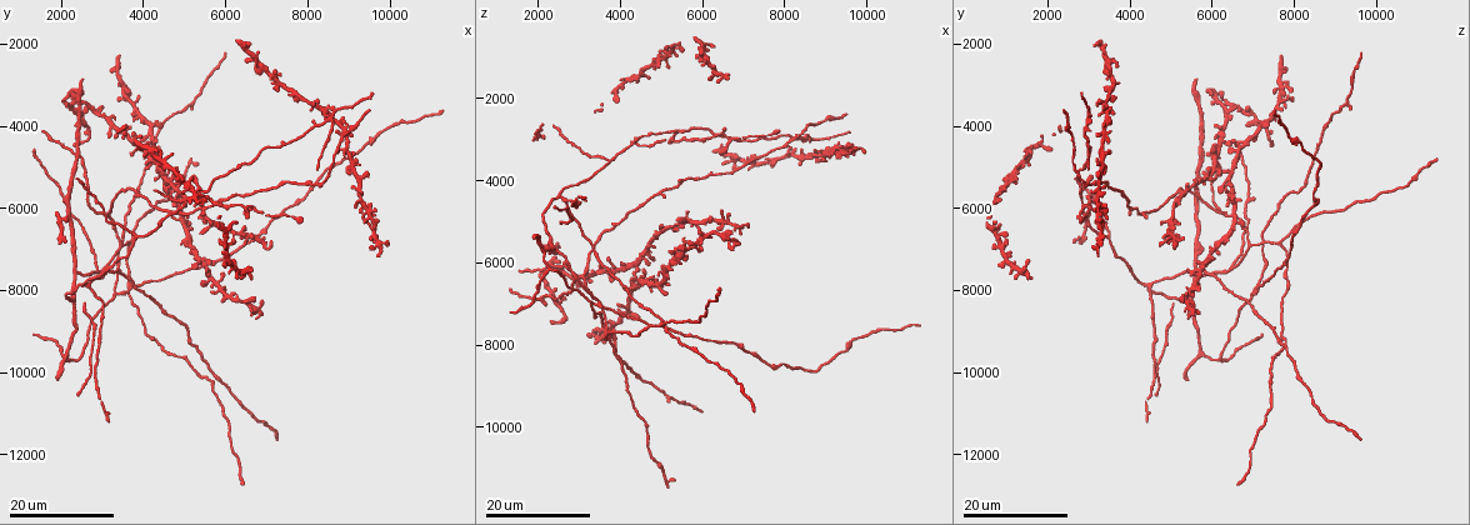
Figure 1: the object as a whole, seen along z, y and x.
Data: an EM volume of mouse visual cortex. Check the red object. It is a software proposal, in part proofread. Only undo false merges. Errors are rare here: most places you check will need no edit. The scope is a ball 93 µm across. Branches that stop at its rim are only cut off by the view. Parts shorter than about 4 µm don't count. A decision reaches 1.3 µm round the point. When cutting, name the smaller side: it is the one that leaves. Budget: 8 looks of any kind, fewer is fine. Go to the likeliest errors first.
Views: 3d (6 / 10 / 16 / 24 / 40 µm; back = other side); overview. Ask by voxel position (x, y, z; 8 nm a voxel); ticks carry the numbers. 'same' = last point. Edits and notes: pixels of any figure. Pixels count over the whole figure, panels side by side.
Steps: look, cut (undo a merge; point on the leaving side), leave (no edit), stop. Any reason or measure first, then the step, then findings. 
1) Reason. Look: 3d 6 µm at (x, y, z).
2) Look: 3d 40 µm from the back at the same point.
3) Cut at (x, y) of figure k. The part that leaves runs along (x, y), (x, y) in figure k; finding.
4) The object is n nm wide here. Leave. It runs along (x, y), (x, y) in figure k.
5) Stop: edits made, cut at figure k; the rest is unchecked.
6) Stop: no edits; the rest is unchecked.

Branch point. Look: 3d 16 µm at (3450, 6950, 6950).

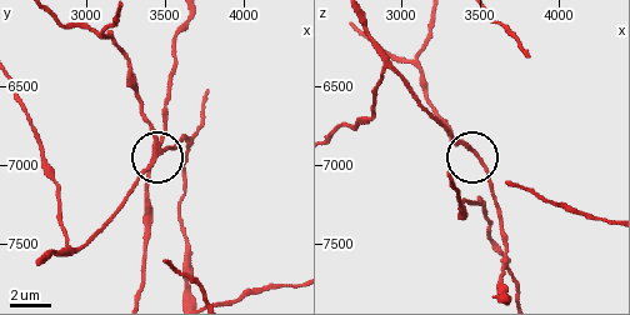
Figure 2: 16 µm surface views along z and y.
Look: 3d 6 µm at (3500, 6900, 6940).

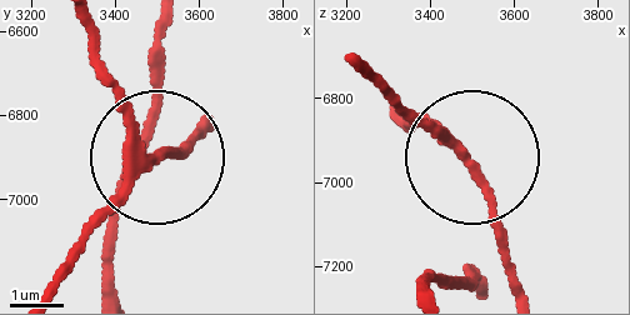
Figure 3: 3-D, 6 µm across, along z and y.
Leave. It runs along (368, 66), (461, 146), (511, 276) in figure 3; continuous, no second cell.

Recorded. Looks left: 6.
Three-way junction. Look: 3d 24 µm at (8550, 3750, 2950).

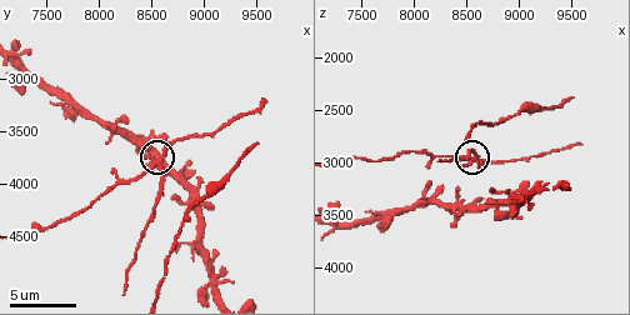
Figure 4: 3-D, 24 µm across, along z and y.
Look: 3d 10 µm at (8540, 3800, 3000).

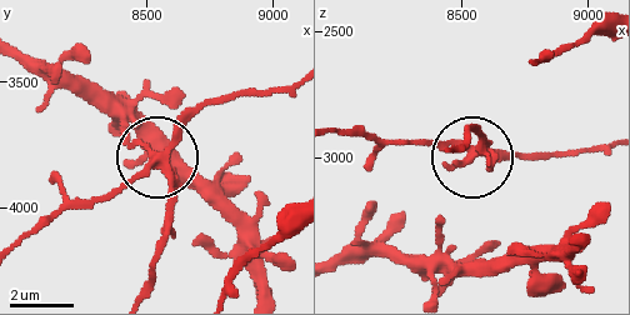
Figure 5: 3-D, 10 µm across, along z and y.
The object is 220 nm wide here. Cut at (169, 204) of figure 5. The part that leaves runs along (163, 165), (171, 226), (150, 291) in figure 5; two cells meet here.

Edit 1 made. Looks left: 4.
Look: overview.

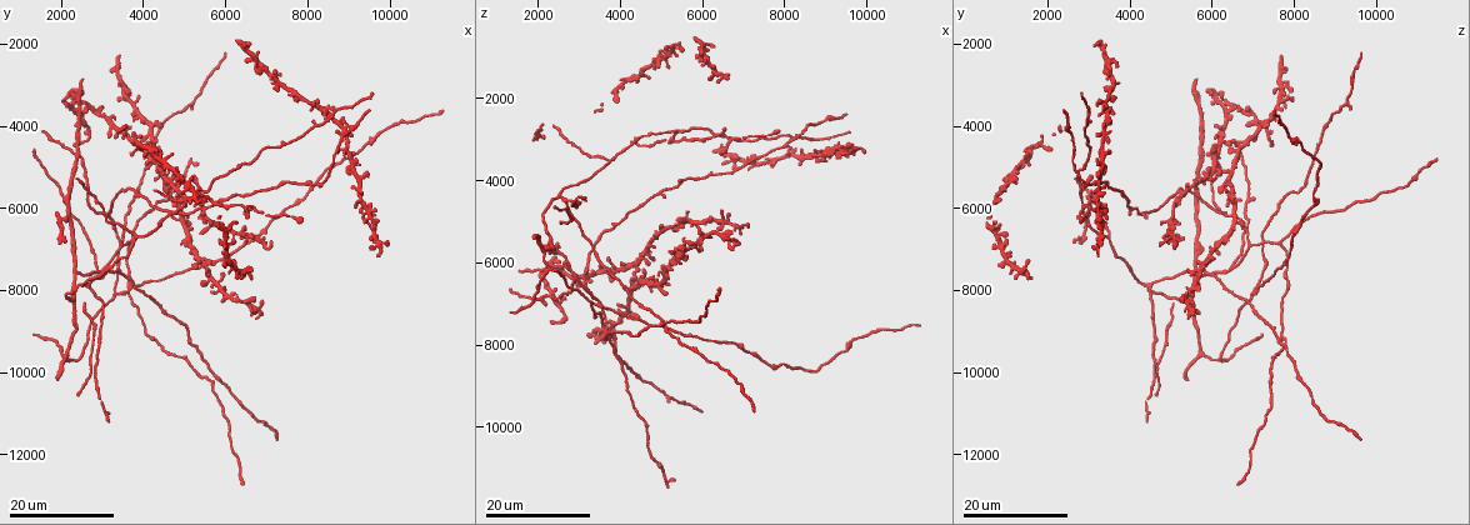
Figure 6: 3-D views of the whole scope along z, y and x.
Look: 3d 24 µm at (2850, 9900, 4600).

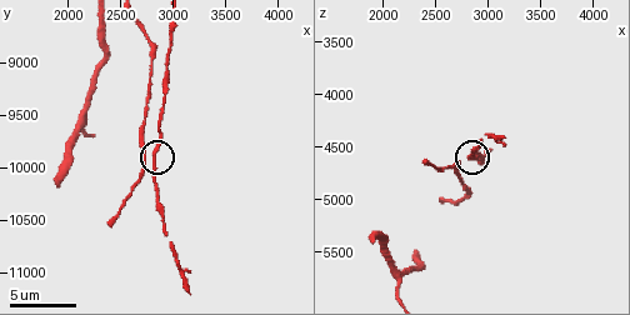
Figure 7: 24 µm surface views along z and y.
Look: 3d 10 µm at the same point.

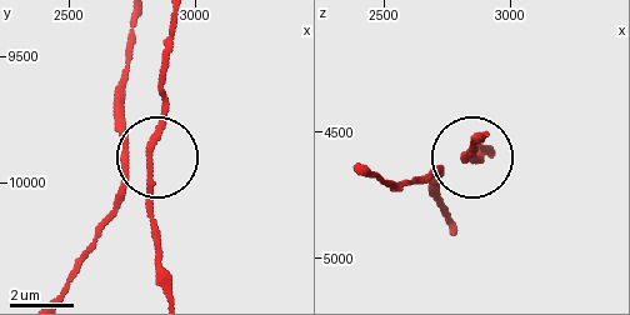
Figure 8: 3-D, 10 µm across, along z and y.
Closer look. Look: 3d 6 µm at the same point.

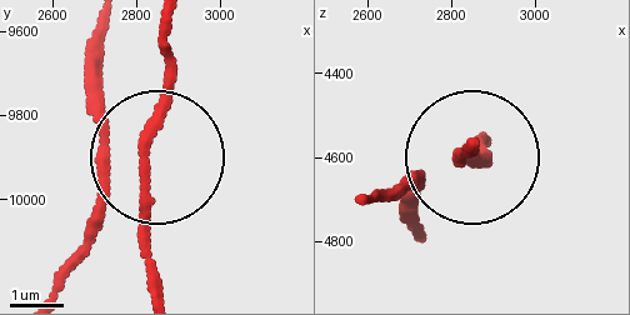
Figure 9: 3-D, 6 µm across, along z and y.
Leave. It runs along (169, 23), (151, 116), (151, 291) in figure 9; one cell here.

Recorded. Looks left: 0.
Stop: edits made, cut at figure 5; the rest is unchecked.

